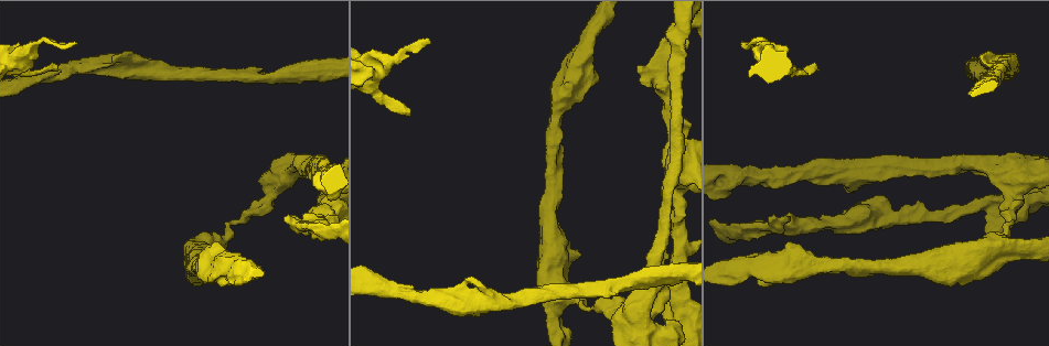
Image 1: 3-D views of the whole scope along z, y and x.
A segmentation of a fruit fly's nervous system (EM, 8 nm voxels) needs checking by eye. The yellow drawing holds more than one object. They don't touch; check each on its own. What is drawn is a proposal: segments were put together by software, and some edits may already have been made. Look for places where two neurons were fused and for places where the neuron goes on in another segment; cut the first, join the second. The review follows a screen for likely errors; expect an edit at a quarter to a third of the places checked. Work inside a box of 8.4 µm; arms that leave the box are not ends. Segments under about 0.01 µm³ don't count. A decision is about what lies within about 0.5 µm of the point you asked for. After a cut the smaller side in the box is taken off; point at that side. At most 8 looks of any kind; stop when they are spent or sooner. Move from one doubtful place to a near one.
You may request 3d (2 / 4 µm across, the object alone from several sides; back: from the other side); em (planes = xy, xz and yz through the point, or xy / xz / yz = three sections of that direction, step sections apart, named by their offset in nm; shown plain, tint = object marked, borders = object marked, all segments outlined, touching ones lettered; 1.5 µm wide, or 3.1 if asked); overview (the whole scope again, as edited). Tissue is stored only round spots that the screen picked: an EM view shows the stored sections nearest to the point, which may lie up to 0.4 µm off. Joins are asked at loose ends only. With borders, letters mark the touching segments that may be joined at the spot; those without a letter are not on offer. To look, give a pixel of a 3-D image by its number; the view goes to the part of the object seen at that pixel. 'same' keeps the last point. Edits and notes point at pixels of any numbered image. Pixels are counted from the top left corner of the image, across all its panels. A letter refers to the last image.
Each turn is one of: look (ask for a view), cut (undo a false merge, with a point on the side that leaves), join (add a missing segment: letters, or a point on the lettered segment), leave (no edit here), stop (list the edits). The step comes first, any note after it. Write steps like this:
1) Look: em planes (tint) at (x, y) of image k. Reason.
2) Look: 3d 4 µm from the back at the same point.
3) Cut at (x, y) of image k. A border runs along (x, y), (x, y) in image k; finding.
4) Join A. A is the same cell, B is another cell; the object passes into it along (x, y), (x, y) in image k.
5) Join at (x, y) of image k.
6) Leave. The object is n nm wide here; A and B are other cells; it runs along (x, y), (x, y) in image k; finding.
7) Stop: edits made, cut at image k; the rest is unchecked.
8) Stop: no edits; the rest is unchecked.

Look: em planes (borders) at (304, 233) of image 1. Free end.

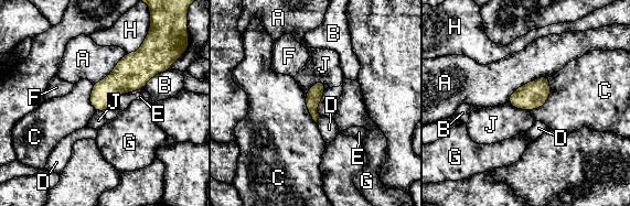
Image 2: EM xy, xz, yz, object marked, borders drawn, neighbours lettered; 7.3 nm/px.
Leave. A, B, C, D, E, F, G, H and J are other cells; none of them fits.

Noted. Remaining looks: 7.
Look: em planes (tint) at (983, 61) of image 1.

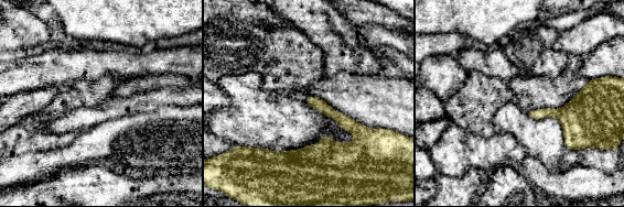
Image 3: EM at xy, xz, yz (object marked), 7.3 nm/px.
Look: em planes (borders) at the same point. What lies round it.

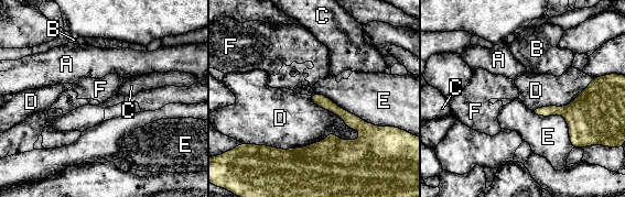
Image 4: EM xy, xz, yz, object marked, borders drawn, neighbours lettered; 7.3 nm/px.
Leave. A, B, C, D, E and F are other cells; it runs along (377, 129), (313, 165) in image 4; no lettered segment goes on from it.

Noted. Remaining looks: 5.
Look: 3d 4 µm at (410, 112) of image 1.

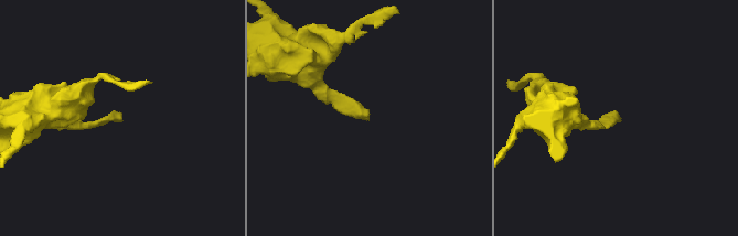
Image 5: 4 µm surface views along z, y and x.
Look: em xz step 8 (borders) at (616, 119) of image 5.

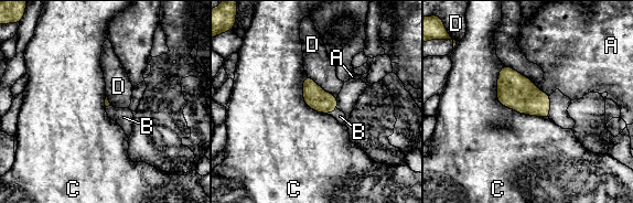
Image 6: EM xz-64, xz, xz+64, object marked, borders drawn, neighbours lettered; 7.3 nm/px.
Look: em planes (borders) at the same point.

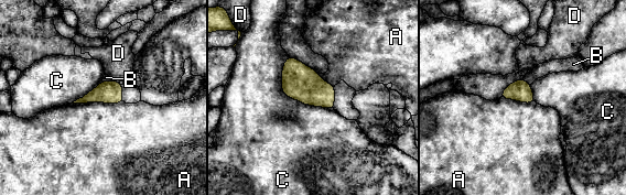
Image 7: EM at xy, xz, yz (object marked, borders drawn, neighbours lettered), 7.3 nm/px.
Join B. The longest contact is with C, 500 nm; B is the same cell, A, C and D are other cells; the object passes into it along (520, 90), (526, 82), (556, 65) in image 7; the neuron continues.

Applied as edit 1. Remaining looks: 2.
Stop: edits made, join at image 7; the rest is unchecked.

